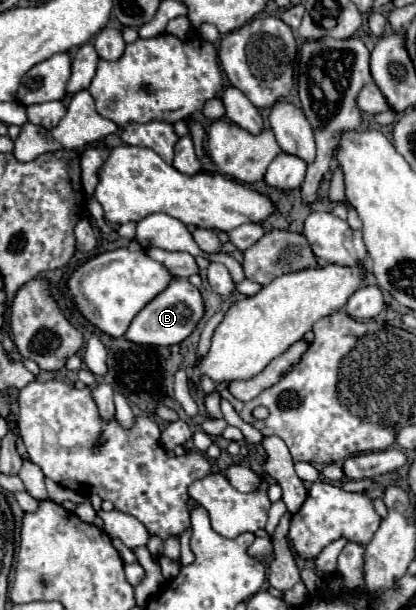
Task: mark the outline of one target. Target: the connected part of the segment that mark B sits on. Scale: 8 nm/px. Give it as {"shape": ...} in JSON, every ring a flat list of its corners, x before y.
{"shape":[[174,278,170,286,162,294,158,294,158,298,148,302,144,310,138,312,138,316,132,320,124,336,136,344,150,344,150,346,180,344,192,334,192,330,202,320,202,316,204,316,204,300,200,290,192,286,188,280]]}

